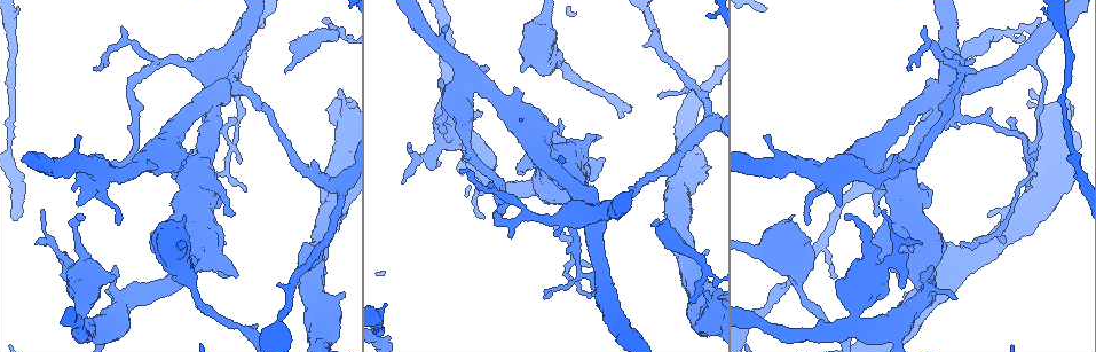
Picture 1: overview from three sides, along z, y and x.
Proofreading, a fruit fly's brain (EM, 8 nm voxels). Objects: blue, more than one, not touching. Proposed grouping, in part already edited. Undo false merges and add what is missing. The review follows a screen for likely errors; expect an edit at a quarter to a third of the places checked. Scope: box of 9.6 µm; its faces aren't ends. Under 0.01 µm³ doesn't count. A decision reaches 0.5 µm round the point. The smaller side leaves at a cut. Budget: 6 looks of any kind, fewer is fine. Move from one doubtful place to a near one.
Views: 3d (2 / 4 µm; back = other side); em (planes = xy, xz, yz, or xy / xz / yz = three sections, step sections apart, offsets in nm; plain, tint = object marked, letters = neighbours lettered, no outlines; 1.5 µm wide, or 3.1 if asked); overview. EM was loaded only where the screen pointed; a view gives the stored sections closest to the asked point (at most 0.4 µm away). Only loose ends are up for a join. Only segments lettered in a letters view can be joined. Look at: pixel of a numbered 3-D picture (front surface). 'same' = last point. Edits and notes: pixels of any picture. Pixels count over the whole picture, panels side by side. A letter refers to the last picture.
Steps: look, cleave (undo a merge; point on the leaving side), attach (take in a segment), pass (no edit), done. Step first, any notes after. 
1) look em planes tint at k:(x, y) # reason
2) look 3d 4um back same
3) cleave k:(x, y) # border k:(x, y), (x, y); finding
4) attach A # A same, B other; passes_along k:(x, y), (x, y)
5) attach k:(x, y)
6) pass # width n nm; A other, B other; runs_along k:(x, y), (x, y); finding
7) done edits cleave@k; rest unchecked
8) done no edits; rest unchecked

look em yz step 4 letters at 1:(974, 62) # an open end

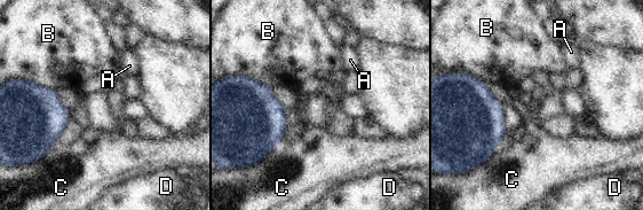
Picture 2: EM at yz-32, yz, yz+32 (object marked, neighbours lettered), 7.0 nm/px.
look em xz step 8 letters same

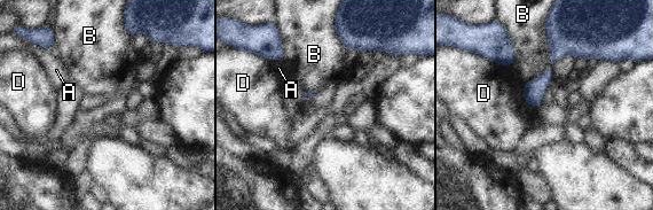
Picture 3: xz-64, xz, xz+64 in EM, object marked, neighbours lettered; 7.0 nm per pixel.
pass # A other, B other, D other; border 3:(476, 53), (496, 61), (506, 68); none of them fits

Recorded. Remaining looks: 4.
look em planes letters at 1:(44, 209) # tapers out

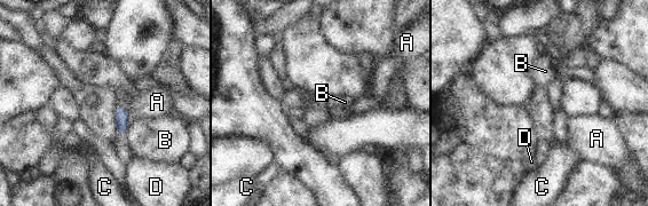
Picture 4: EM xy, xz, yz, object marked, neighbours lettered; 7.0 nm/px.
pass # A other, B other, C other, D other; border 4:(124, 105), (128, 117); no lettered segment goes on from it

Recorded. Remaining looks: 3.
look 3d 4um at 1:(441, 163) # free end

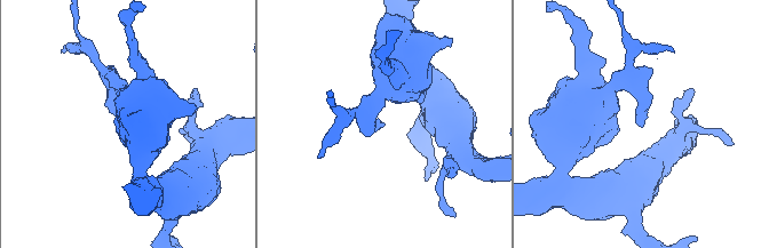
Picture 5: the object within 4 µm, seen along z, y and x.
look em yz step 8 tint at 5:(385, 125)

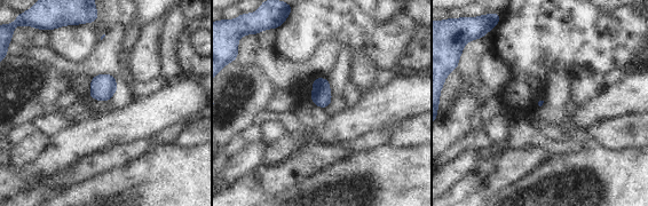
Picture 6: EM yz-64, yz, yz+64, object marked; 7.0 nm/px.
look em planes letters same # cut it another way

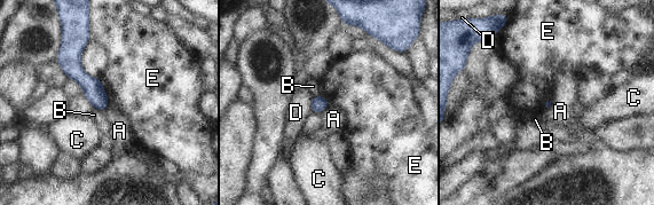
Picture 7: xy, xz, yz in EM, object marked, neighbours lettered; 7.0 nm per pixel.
pass # A other, B other, C other, D other, E other; border 7:(100, 79), (110, 104); no lettered segment goes on from it

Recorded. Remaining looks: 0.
done no edits; rest unchecked

